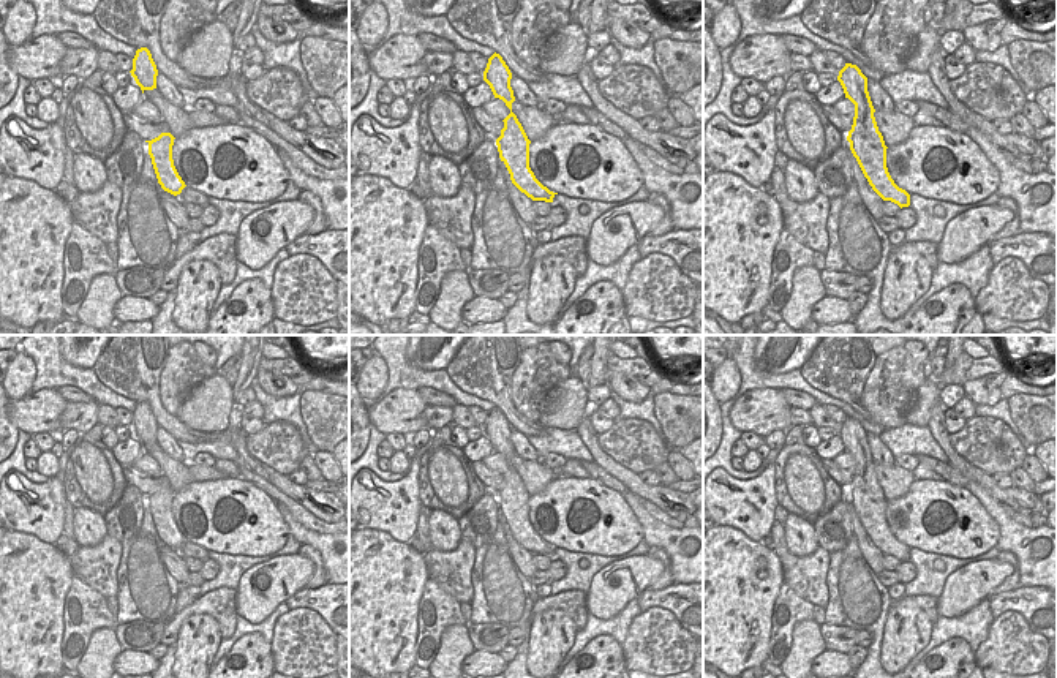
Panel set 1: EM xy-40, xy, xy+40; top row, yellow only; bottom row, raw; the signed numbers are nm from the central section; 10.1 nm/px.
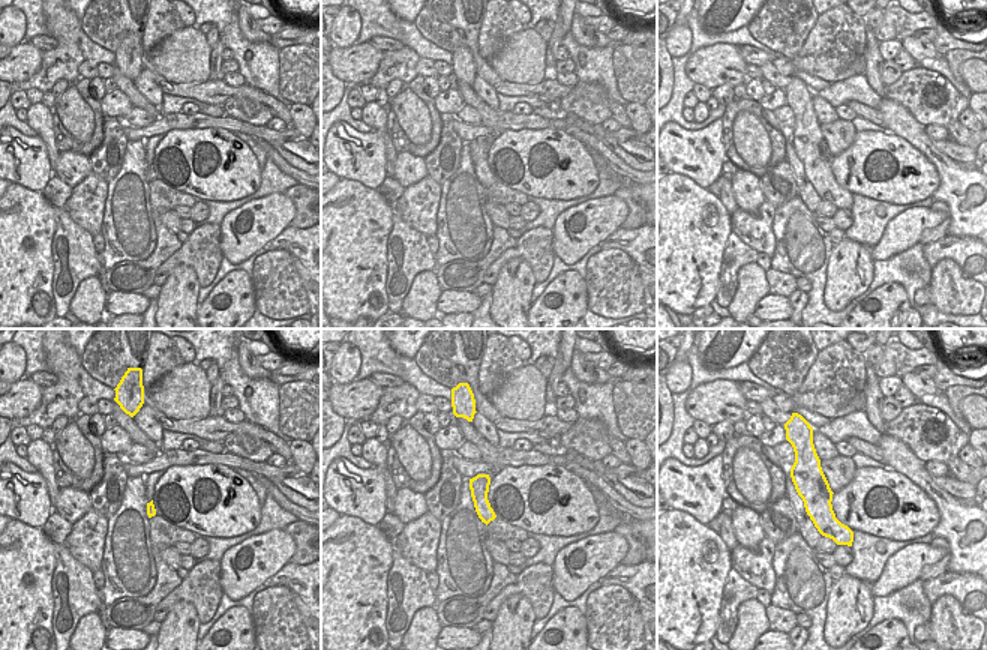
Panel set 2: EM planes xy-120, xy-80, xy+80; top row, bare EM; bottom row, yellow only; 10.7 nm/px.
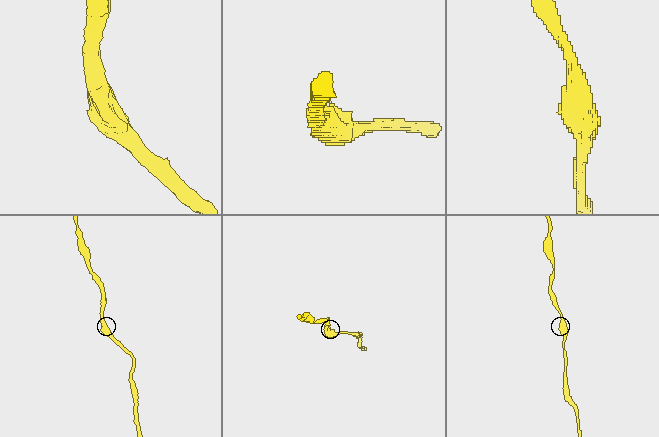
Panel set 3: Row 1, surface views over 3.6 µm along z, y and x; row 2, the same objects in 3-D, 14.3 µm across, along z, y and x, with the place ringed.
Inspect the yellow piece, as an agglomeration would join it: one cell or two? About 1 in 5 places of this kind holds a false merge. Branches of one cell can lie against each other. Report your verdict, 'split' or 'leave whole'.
leave whole

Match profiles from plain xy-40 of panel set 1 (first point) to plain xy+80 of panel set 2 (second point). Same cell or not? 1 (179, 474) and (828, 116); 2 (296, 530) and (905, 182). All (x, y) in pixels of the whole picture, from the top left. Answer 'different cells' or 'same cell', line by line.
1: different cells
2: different cells

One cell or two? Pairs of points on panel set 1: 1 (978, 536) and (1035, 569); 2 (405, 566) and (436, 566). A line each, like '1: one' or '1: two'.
1: two
2: two

